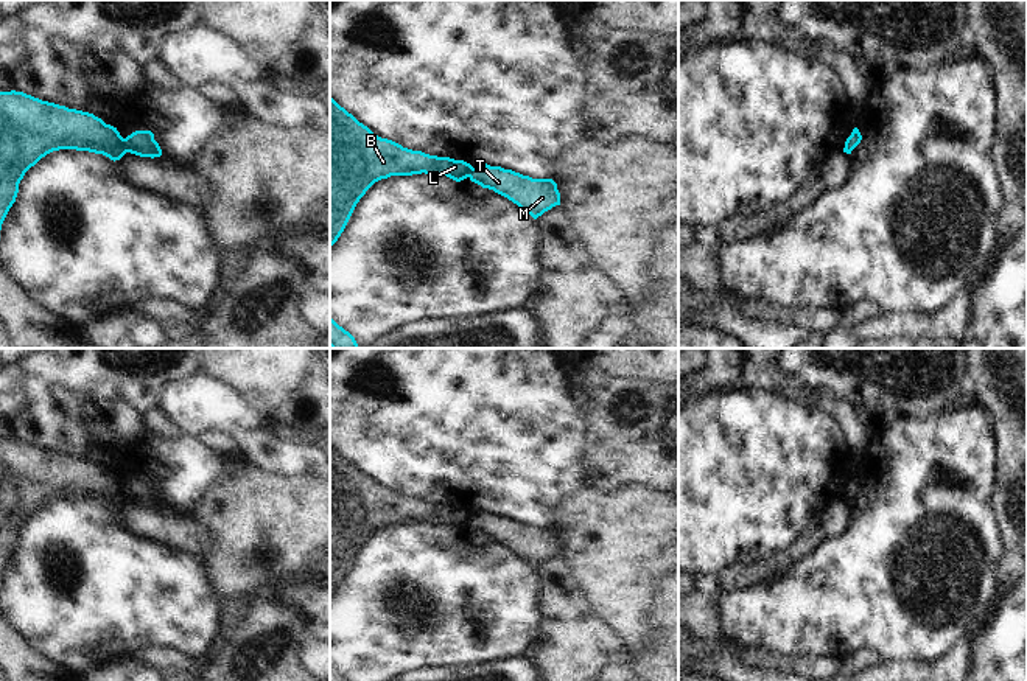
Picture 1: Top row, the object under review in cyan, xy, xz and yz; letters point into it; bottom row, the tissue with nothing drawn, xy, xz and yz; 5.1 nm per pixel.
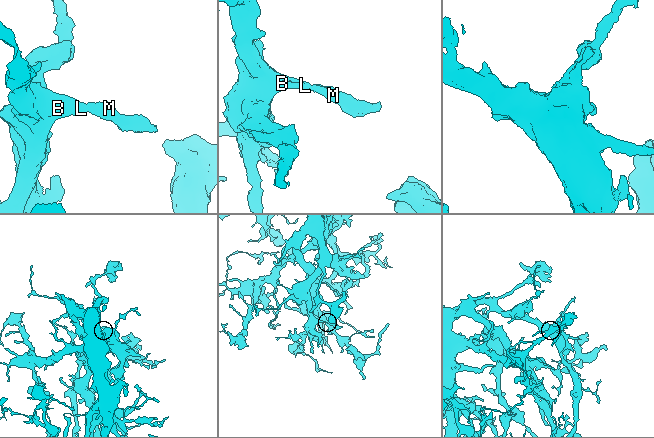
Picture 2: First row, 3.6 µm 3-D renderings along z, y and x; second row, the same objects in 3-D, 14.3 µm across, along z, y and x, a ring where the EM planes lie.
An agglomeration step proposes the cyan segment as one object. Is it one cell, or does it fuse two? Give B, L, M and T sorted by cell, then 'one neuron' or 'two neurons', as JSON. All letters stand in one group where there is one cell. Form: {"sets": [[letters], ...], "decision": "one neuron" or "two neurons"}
{"sets": [["B", "L"], ["M", "T"]], "decision": "two neurons"}

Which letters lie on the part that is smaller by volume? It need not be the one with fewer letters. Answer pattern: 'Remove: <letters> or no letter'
Remove: M, T.

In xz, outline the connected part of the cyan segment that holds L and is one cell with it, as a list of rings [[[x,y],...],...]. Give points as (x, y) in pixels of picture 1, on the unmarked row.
[[[330,445],[330,595],[375,530],[422,521],[461,530],[471,518],[464,508],[429,504],[378,485]]]

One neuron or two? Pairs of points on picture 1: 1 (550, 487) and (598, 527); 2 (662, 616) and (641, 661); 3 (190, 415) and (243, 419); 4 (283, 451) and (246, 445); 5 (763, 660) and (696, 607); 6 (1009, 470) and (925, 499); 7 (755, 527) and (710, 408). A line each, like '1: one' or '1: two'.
1: two
2: one
3: one
4: one
5: one
6: two
7: one

